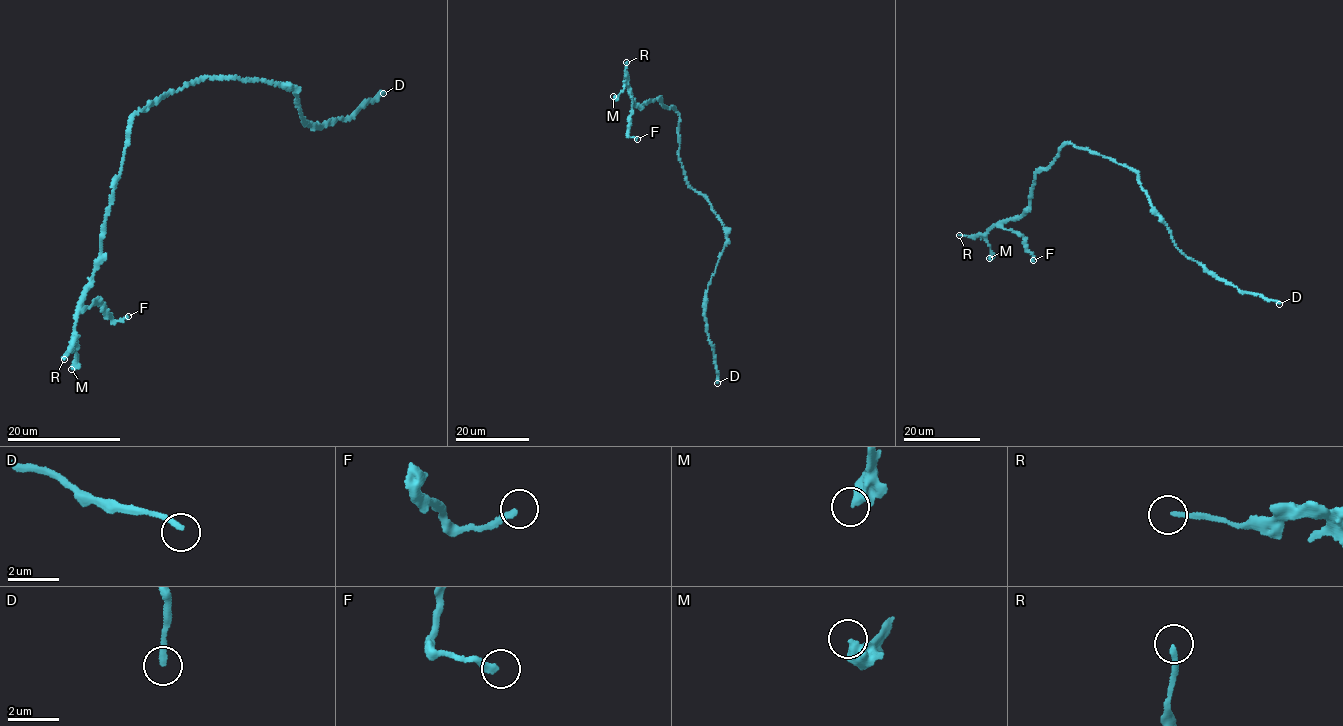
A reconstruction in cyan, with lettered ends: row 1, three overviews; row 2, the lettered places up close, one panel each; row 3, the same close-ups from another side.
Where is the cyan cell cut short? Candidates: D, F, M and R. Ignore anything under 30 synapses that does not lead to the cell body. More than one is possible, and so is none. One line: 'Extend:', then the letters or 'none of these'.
Extend: M

